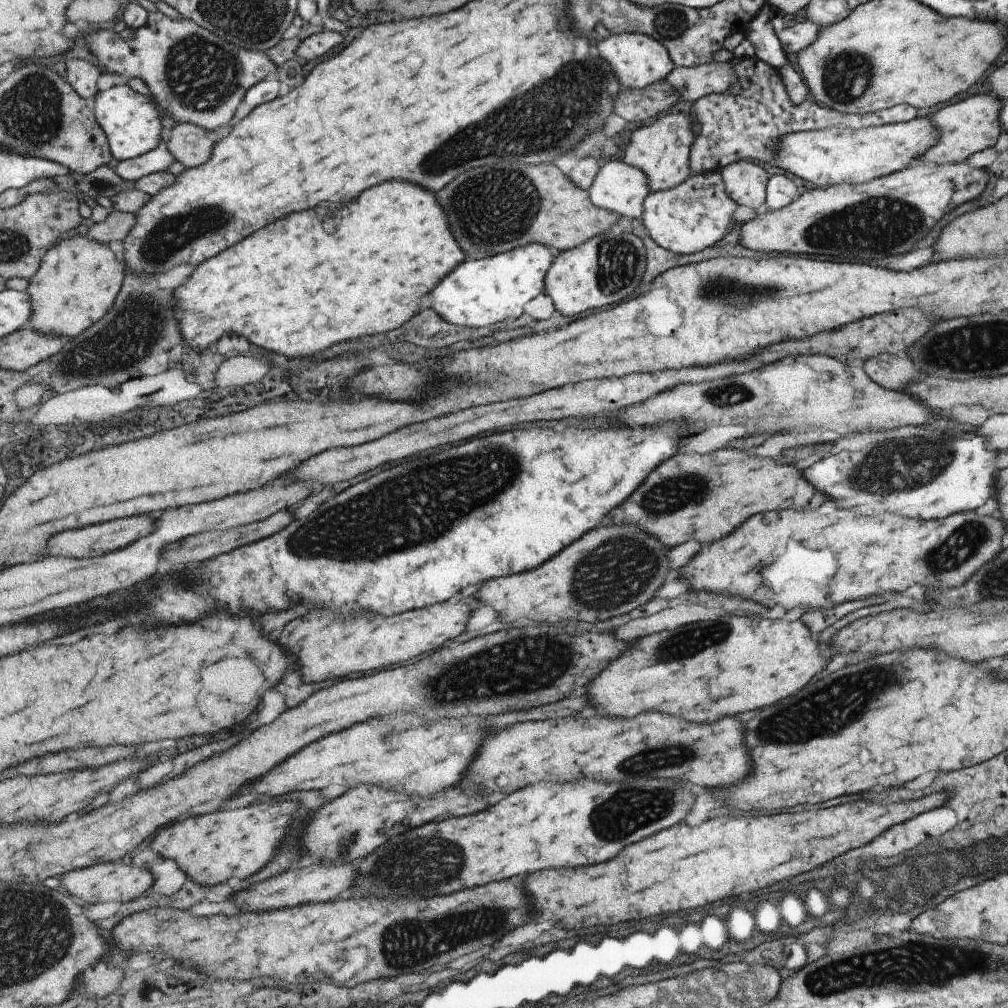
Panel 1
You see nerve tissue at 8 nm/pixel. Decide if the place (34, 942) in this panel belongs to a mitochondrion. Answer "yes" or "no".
yes

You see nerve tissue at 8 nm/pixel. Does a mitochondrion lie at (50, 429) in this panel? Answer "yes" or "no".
no

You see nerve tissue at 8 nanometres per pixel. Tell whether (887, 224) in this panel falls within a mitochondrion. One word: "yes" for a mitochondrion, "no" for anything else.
yes

